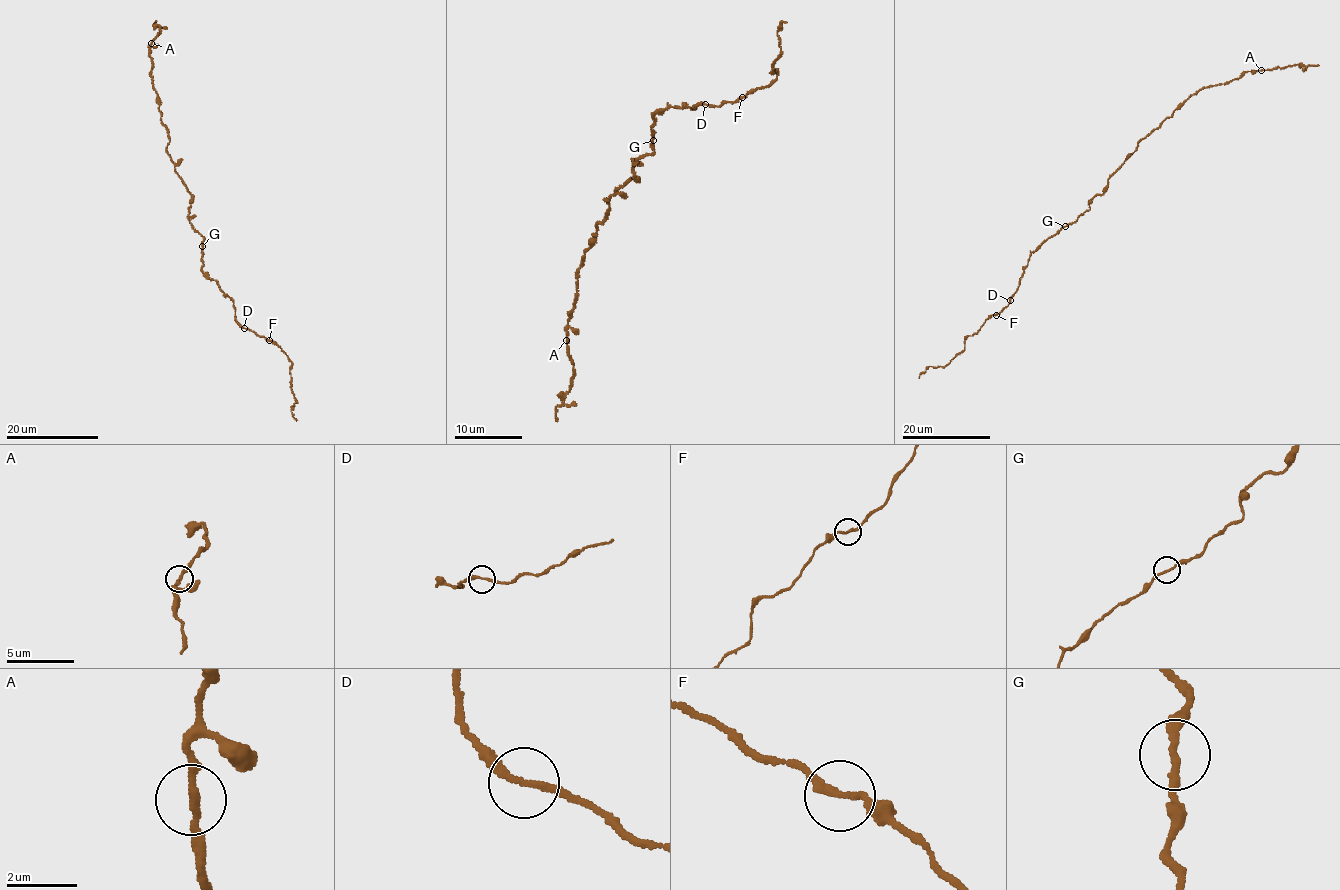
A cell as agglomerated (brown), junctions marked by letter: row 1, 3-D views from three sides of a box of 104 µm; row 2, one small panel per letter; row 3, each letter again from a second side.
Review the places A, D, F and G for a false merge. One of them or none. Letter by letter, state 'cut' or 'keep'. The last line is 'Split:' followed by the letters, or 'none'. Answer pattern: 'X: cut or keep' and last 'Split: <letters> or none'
A: keep
D: keep
F: keep
G: keep
Split: none

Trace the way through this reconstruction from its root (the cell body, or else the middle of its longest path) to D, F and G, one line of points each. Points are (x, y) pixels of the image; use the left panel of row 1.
D: (188, 216), (193, 228), (204, 239), (202, 269), (232, 301), (235, 317), (244, 328)
F: (188, 216), (193, 228), (204, 239), (201, 258), (204, 273), (232, 301), (238, 323), (269, 341)
G: (188, 216), (193, 228), (204, 239), (202, 246)

